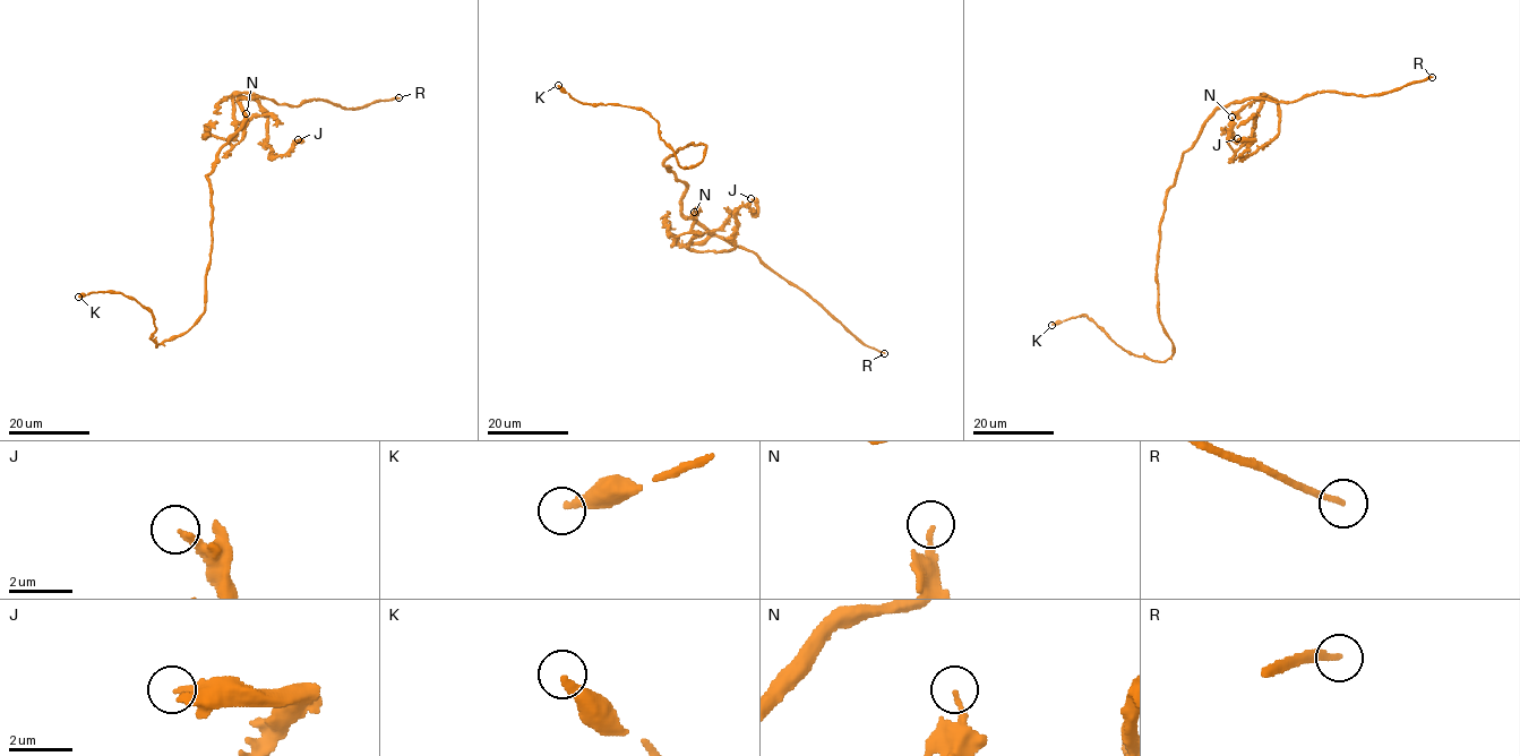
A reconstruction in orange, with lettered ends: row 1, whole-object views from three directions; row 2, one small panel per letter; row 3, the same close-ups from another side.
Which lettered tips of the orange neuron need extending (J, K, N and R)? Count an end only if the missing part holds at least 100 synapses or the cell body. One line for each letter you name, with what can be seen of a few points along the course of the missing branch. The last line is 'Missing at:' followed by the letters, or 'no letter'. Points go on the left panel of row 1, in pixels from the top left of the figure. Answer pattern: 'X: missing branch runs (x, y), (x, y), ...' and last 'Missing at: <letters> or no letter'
Missing at: R

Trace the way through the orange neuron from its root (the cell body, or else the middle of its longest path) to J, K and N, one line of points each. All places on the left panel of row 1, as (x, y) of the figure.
J: (207, 174), (245, 118), (239, 99), (259, 96), (237, 91), (267, 118), (272, 155), (285, 154), (298, 139)
K: (207, 174), (211, 263), (205, 312), (196, 323), (156, 348), (152, 315), (132, 299), (118, 292), (78, 297)
N: (207, 174), (245, 118), (239, 99), (259, 96), (240, 92), (233, 96), (231, 145), (243, 138), (246, 113)

